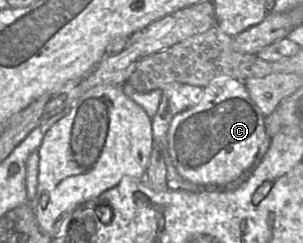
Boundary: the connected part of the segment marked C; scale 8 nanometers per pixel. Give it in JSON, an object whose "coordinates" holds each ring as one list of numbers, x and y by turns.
{"coordinates":[[220,78,204,88,204,95,196,105,173,117,167,133,168,156,189,182,229,185,252,167,266,137,264,119,243,81]]}

